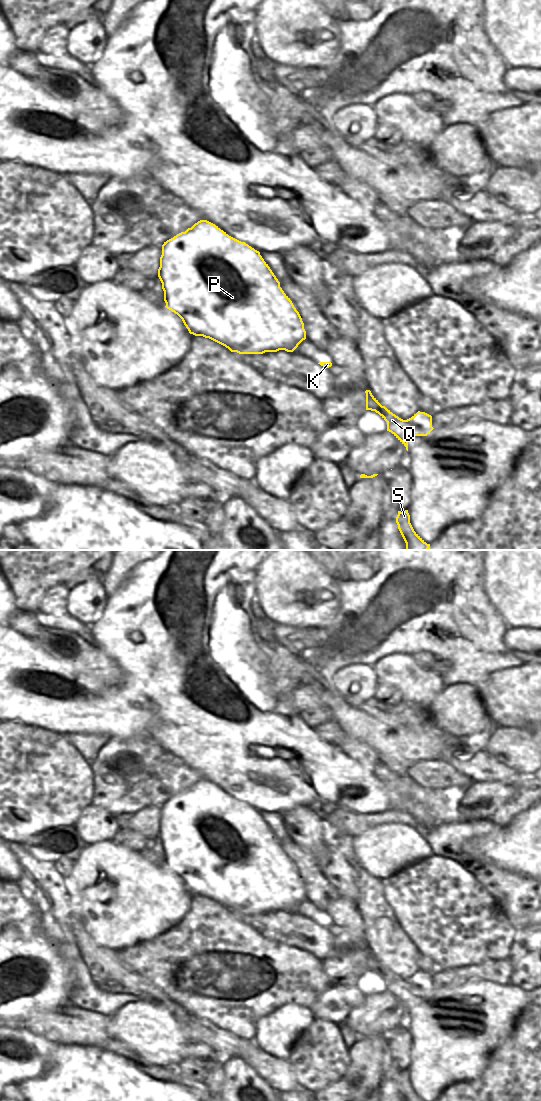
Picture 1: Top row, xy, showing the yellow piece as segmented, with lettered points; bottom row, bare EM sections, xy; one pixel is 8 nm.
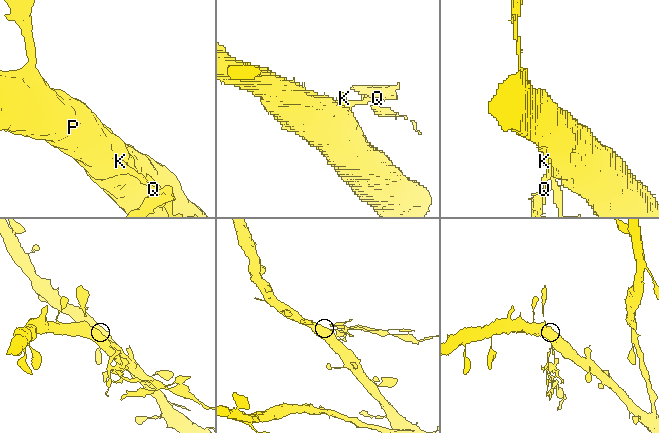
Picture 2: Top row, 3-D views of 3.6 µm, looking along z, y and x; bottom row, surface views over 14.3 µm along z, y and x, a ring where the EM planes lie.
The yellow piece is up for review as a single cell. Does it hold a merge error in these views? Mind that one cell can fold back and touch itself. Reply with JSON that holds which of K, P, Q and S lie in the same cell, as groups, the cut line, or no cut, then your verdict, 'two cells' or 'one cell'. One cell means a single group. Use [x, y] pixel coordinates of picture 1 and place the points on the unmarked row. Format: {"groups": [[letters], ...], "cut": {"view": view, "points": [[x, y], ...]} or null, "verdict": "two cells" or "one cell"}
{"groups": [["K", "P"], ["Q", "S"]], "cut": {"view": "xy", "points": [[385, 967], [378, 973]]}, "verdict": "two cells"}

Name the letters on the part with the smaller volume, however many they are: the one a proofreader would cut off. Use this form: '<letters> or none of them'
Q, S

